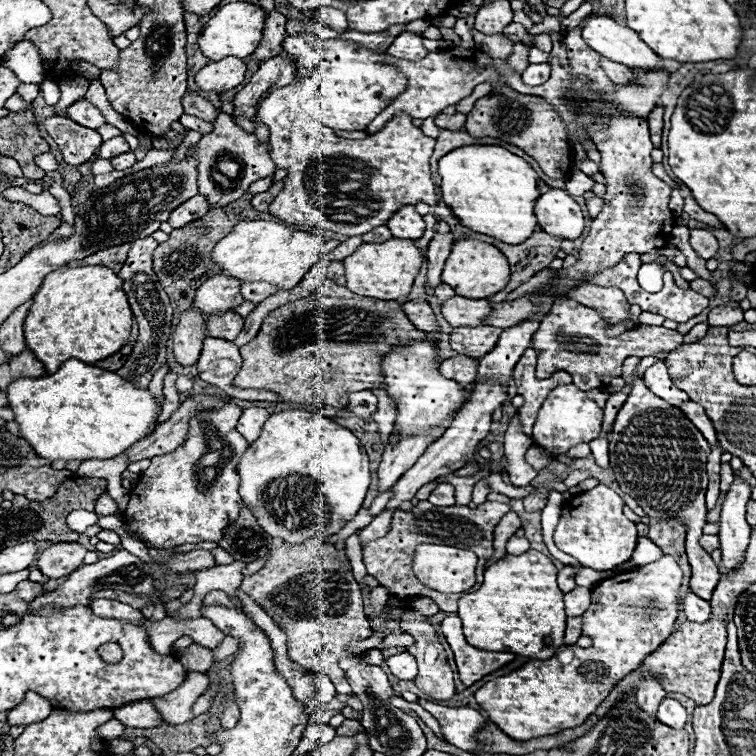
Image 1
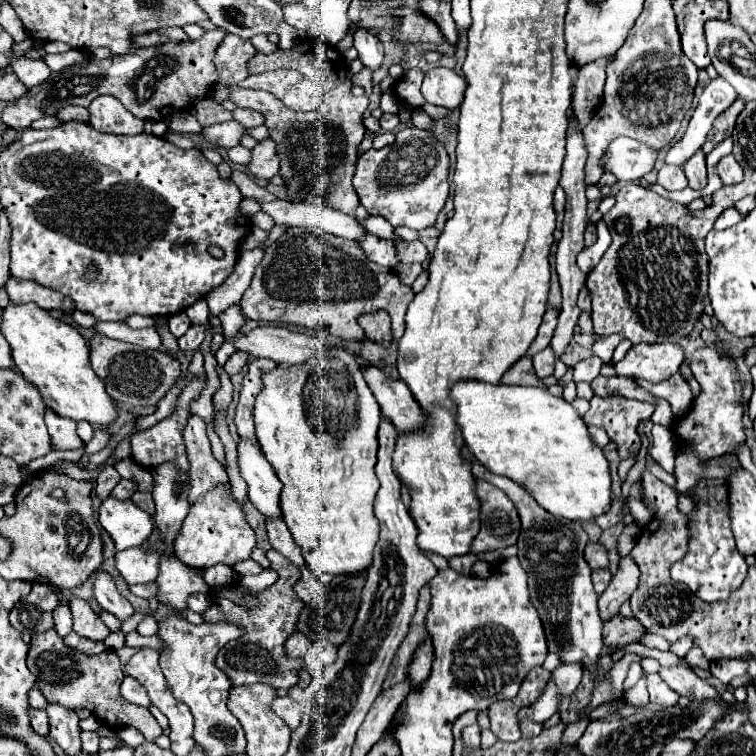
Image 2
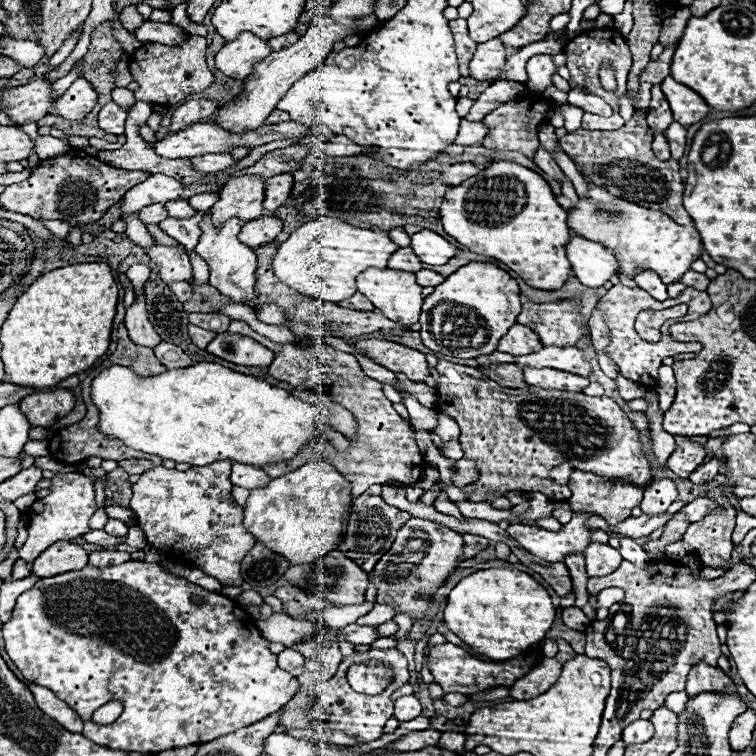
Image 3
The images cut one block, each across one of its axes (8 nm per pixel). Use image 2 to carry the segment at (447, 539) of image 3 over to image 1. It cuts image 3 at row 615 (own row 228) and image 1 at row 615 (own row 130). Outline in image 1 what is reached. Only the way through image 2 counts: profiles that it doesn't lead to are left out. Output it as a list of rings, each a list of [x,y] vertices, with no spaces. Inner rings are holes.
[[[404,608],[398,616],[398,622],[400,622],[400,628],[404,634],[410,634],[414,638],[414,644],[412,646],[406,646],[406,652],[412,654],[416,660],[418,660],[418,676],[416,676],[416,686],[432,696],[432,698],[438,698],[438,700],[450,700],[456,692],[454,692],[454,672],[448,664],[448,656],[436,636],[436,628],[430,624],[430,618],[420,614],[418,610],[414,608]]]

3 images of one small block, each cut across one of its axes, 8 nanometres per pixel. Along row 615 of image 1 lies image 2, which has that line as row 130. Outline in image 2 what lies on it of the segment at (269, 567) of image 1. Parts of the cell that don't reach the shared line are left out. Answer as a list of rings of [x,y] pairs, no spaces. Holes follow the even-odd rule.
[[[304,40],[300,48],[292,48],[288,52],[276,50],[268,56],[256,54],[248,62],[248,74],[260,74],[278,68],[298,70],[312,82],[322,84],[326,102],[322,102],[314,112],[294,112],[268,92],[254,92],[240,86],[230,86],[228,100],[238,108],[256,110],[266,118],[264,126],[270,130],[270,138],[276,142],[276,152],[280,156],[280,176],[284,178],[290,202],[308,200],[306,204],[324,204],[332,210],[354,216],[360,200],[352,186],[352,178],[356,172],[358,146],[364,138],[362,114],[368,108],[368,96],[354,96],[350,92],[352,82],[346,78],[344,56],[328,44],[320,44],[320,40]],[[324,132],[340,132],[342,138],[324,138]]]

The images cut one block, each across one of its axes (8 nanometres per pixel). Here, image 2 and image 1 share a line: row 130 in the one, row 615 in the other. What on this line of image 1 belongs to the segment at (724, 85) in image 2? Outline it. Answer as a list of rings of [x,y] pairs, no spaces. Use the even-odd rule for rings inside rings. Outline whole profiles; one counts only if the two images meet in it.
[[[686,592],[680,598],[680,606],[682,606],[686,618],[692,620],[692,622],[700,622],[702,624],[702,622],[706,622],[710,618],[710,604],[706,600],[698,598],[692,592]]]

